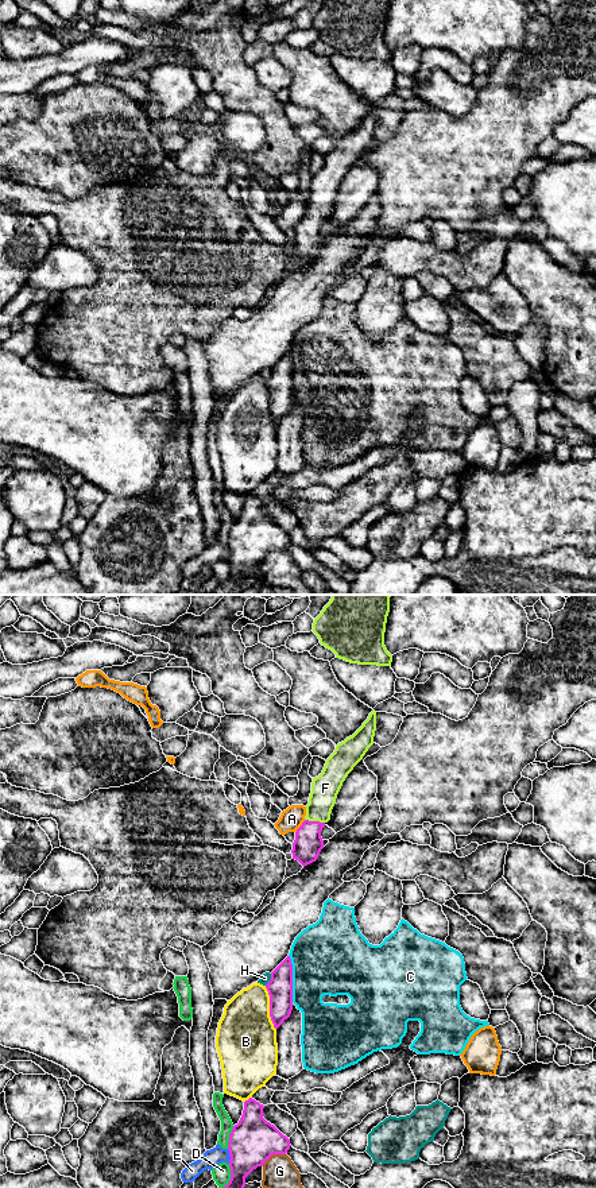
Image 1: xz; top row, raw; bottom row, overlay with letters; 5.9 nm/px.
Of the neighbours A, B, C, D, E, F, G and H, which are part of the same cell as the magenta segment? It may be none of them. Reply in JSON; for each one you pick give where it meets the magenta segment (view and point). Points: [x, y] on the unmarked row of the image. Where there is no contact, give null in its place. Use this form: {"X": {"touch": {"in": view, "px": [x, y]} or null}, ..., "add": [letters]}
{"F": {"touch": {"in": "xz", "px": [314, 217]}}, "add": ["F"]}

